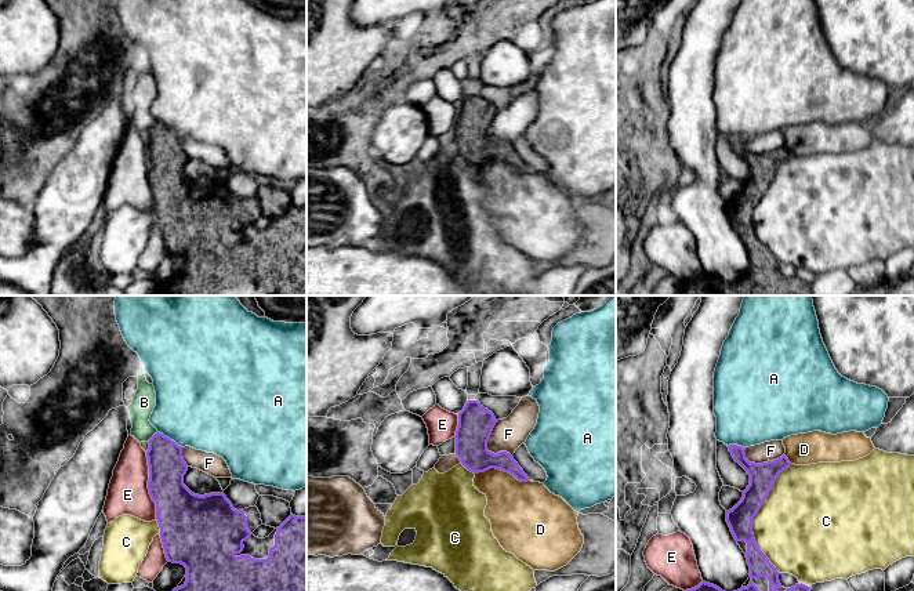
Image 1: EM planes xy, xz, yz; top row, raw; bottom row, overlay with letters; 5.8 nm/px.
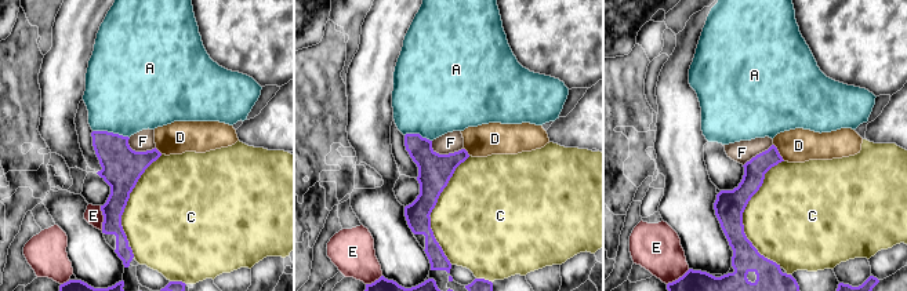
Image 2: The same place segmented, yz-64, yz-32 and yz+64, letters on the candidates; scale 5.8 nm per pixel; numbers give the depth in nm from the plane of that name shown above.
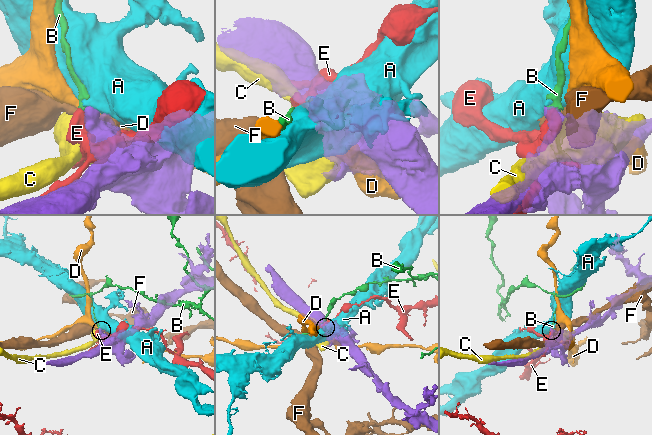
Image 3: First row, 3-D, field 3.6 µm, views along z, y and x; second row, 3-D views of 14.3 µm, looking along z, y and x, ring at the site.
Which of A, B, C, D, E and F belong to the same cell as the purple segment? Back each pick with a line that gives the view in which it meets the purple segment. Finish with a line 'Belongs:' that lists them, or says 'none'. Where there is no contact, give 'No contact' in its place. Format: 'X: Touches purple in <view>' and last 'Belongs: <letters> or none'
Belongs: none

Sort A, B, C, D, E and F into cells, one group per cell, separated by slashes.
A / B / C / D / E / F

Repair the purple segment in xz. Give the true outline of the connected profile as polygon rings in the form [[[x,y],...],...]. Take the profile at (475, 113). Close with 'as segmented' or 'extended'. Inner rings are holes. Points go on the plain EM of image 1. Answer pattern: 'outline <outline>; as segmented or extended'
outline [[[468,91],[458,104],[458,117],[454,127],[456,146],[474,164],[496,159],[514,166],[521,173],[527,173],[527,166],[509,144],[494,145],[487,141],[487,131],[496,113],[494,105],[478,91]]]; as segmented

